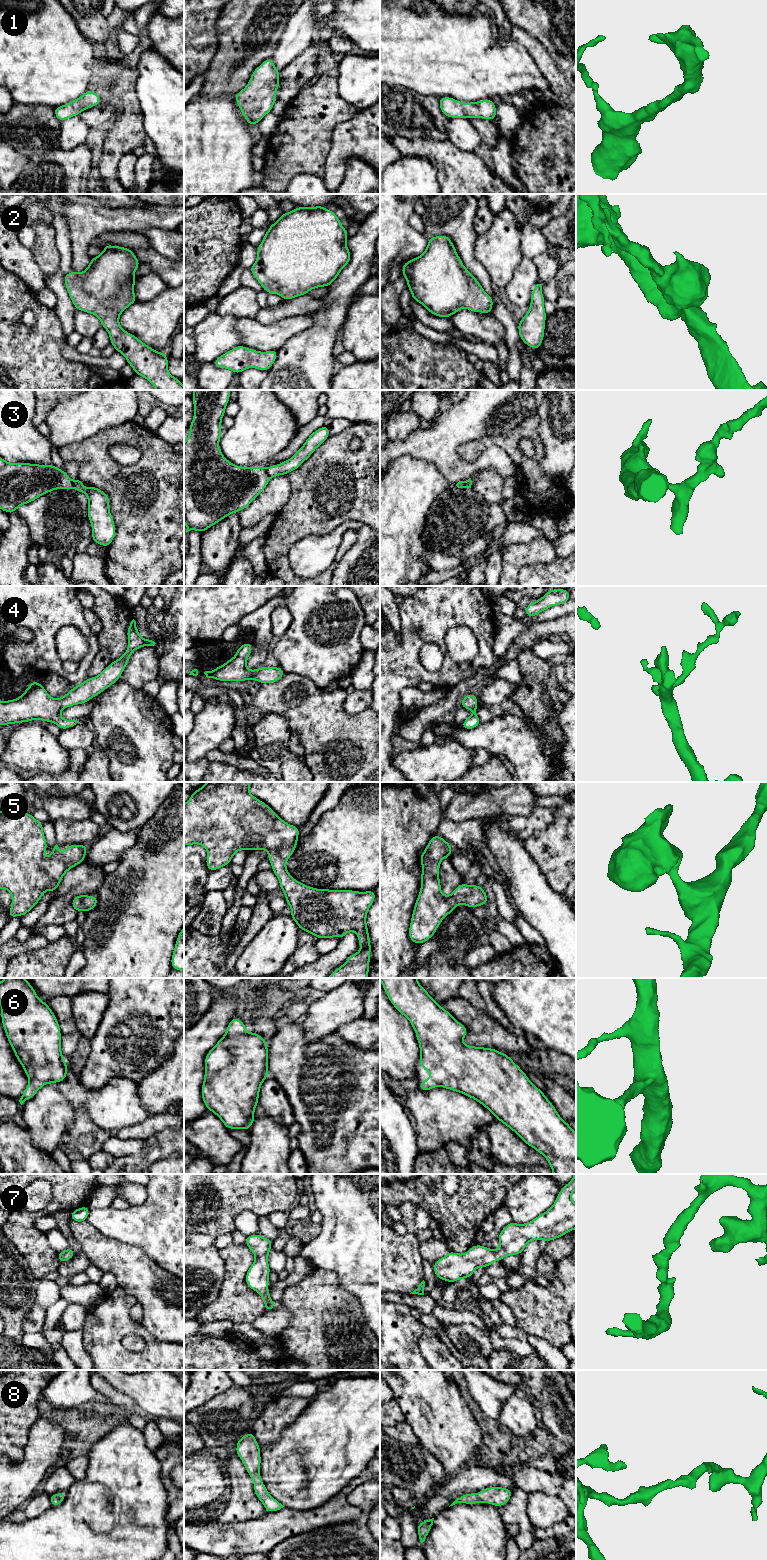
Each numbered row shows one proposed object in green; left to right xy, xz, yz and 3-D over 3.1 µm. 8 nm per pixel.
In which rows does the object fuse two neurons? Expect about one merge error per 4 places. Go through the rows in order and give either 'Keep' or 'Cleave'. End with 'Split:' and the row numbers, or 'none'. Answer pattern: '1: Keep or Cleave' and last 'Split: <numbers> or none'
1: Keep
2: Keep
3: Cleave
4: Keep
5: Keep
6: Keep
7: Keep
8: Keep
Split: 3

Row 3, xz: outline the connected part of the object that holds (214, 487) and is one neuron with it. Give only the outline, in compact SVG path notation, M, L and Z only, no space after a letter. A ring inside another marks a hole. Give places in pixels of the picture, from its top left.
M194 390L194 417L184 443L184 523L187 532L205 532L232 513L248 507L267 486L270 476L261 466L242 467L228 461L219 447L221 420L231 390Z

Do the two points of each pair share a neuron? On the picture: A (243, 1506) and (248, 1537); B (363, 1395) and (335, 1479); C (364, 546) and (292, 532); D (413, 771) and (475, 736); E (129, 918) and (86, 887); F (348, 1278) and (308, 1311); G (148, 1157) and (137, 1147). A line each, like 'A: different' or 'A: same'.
A: different
B: same
C: different
D: different
E: different
F: different
G: different

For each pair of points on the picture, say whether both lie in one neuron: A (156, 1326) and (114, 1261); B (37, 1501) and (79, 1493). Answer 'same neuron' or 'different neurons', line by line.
A: same neuron
B: different neurons

